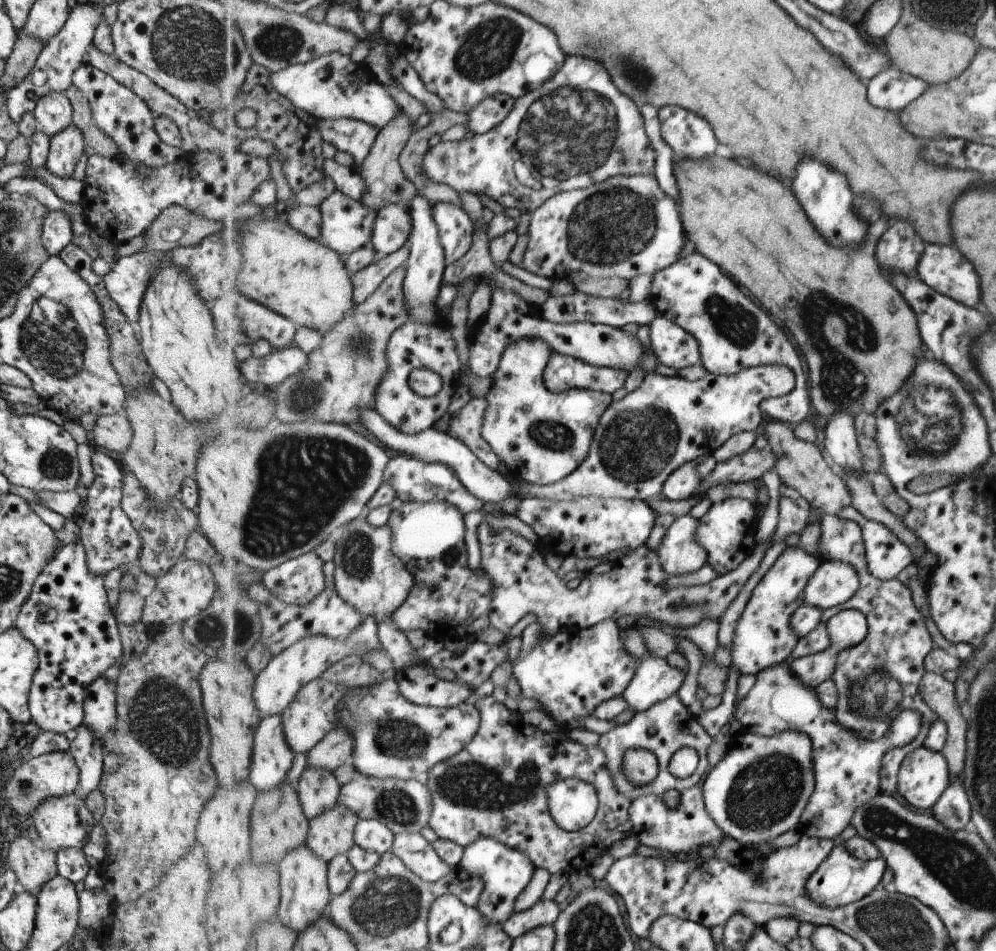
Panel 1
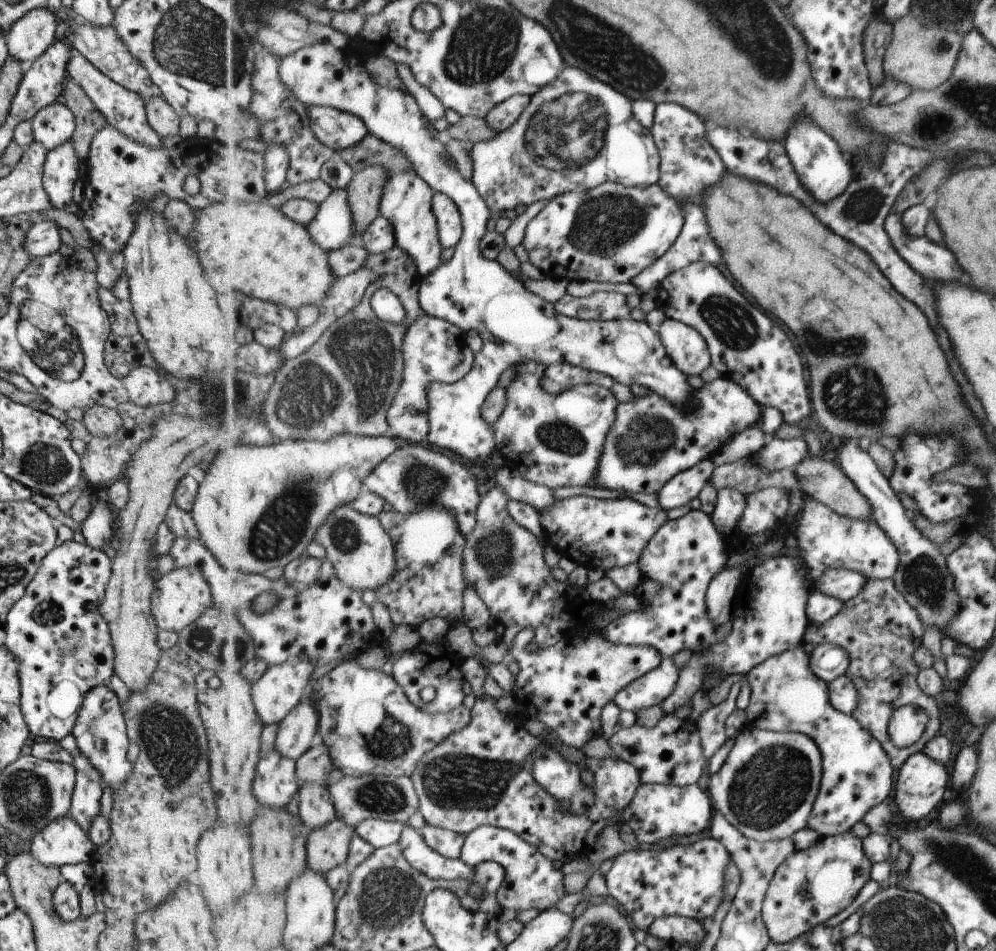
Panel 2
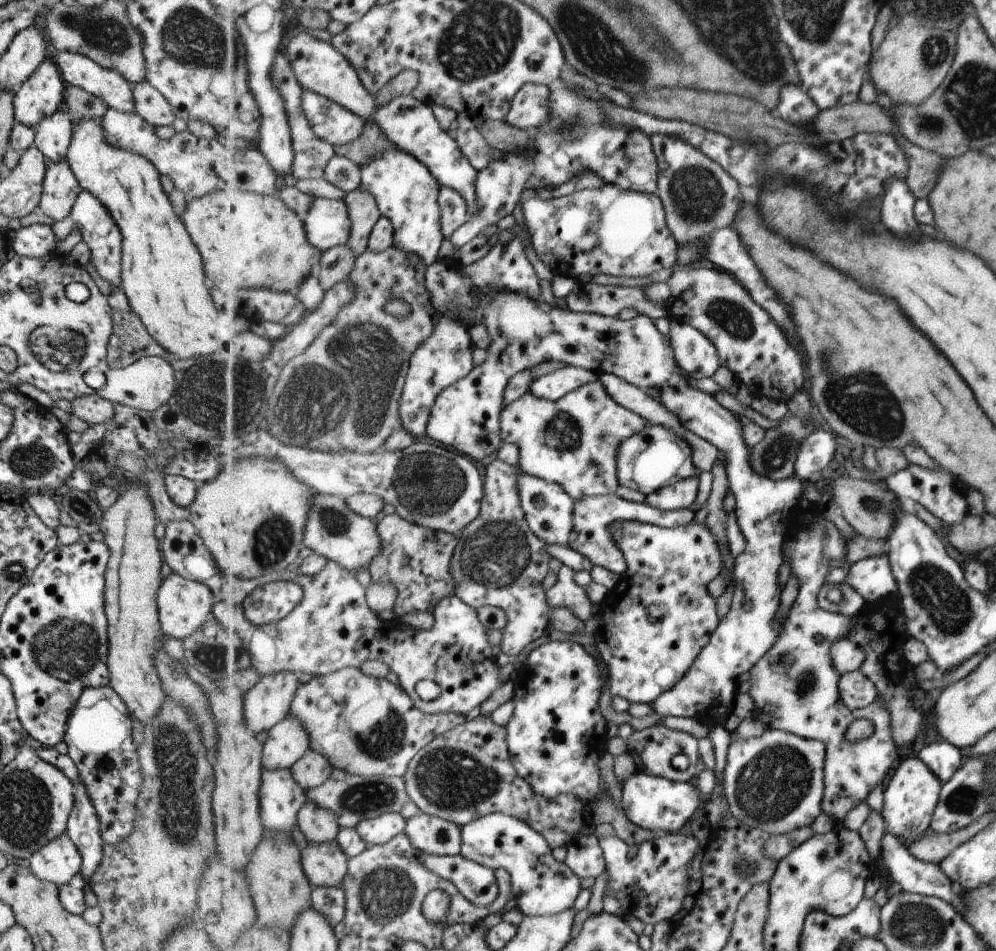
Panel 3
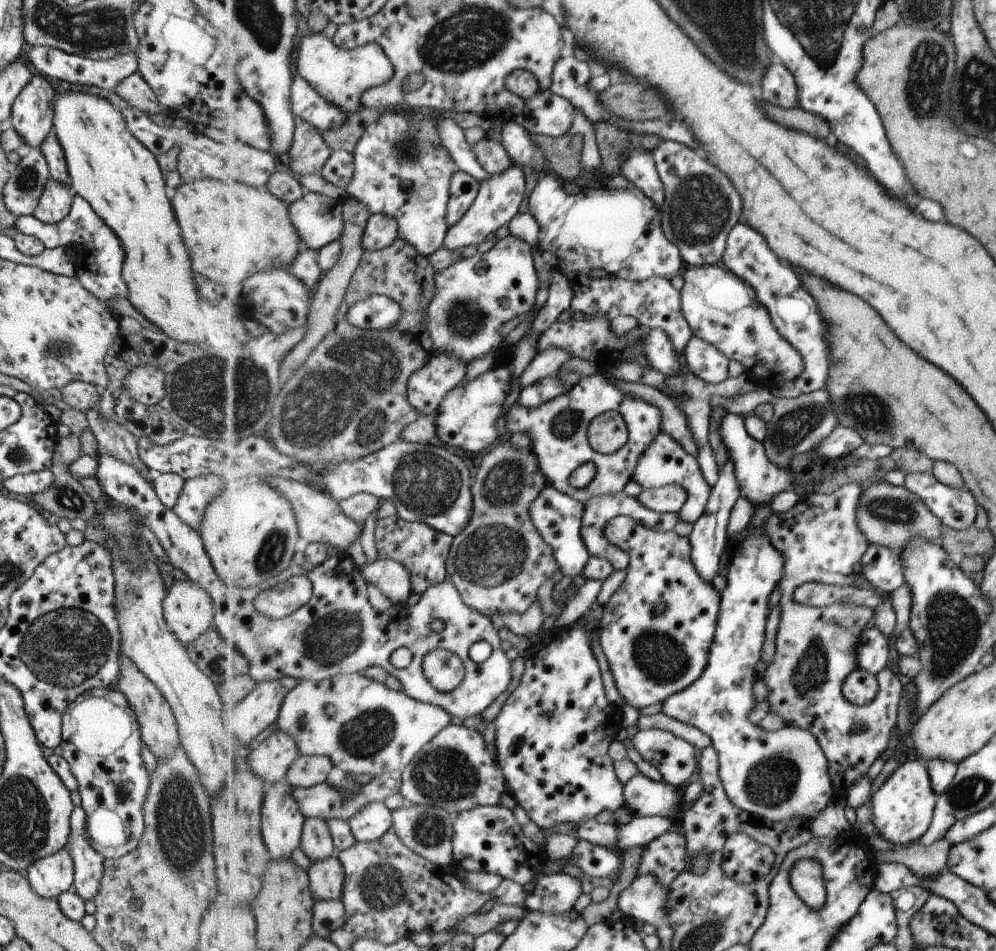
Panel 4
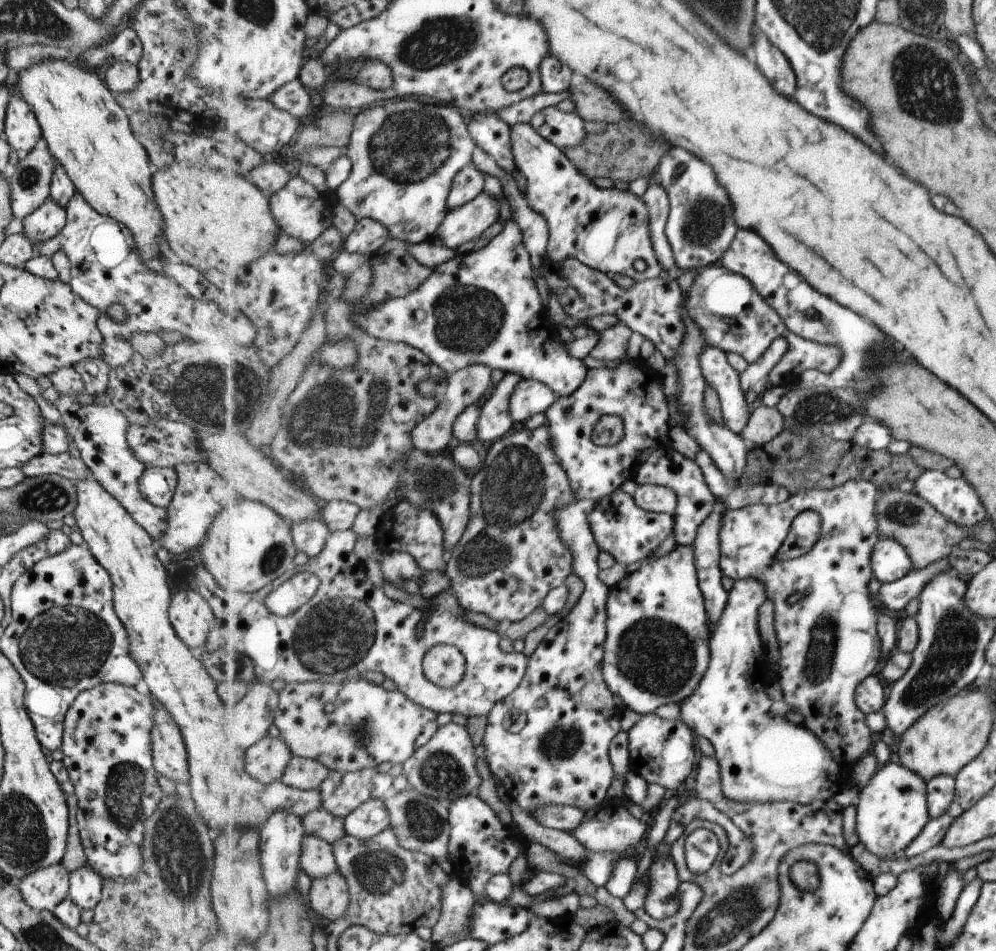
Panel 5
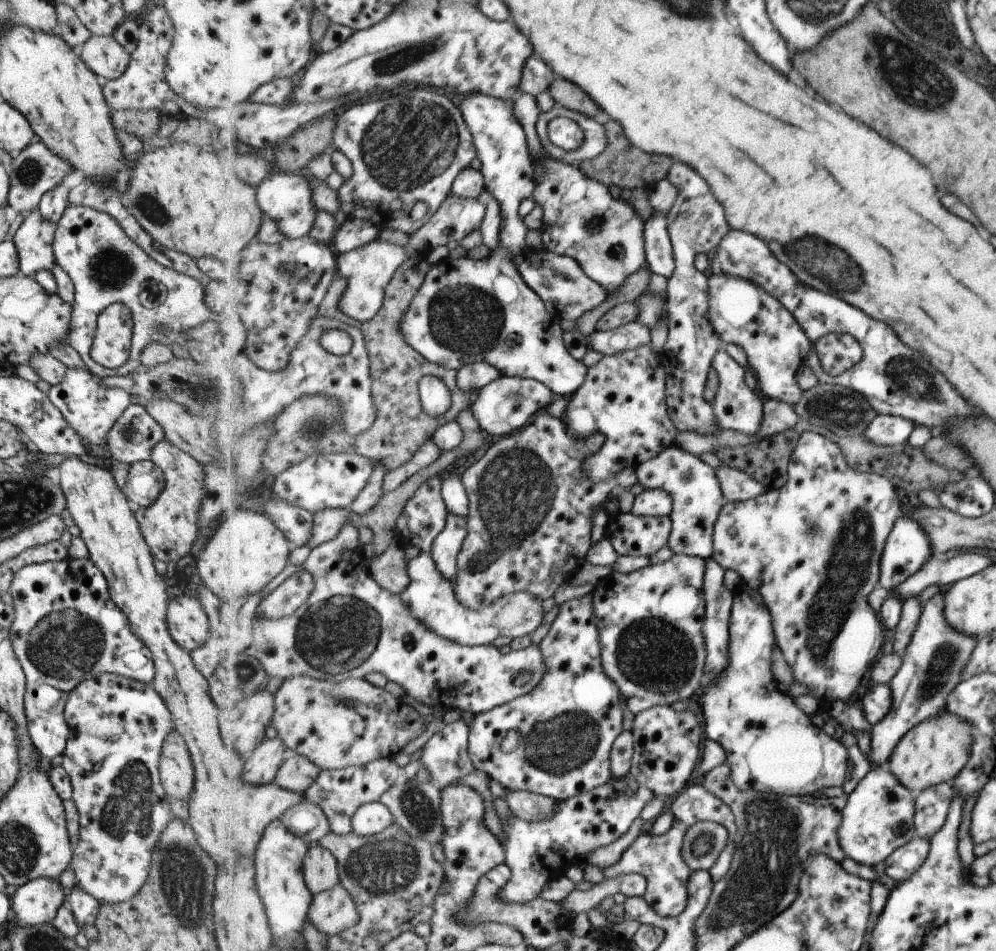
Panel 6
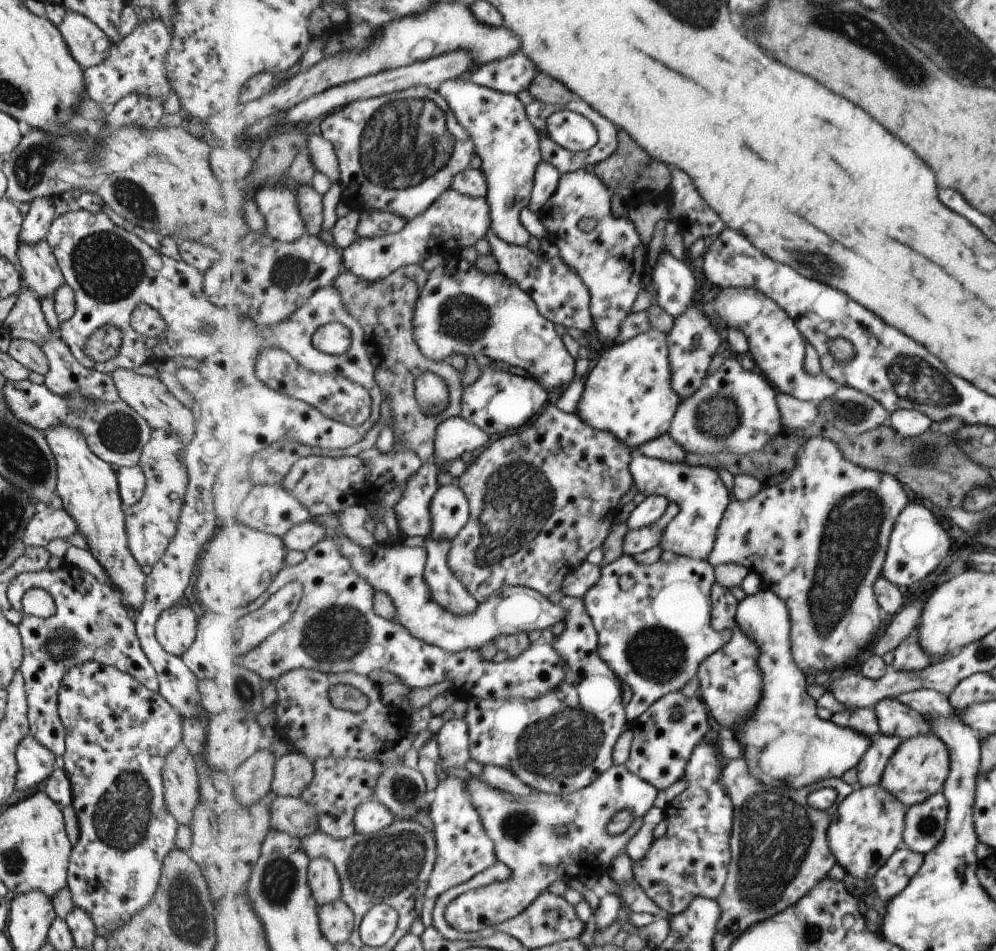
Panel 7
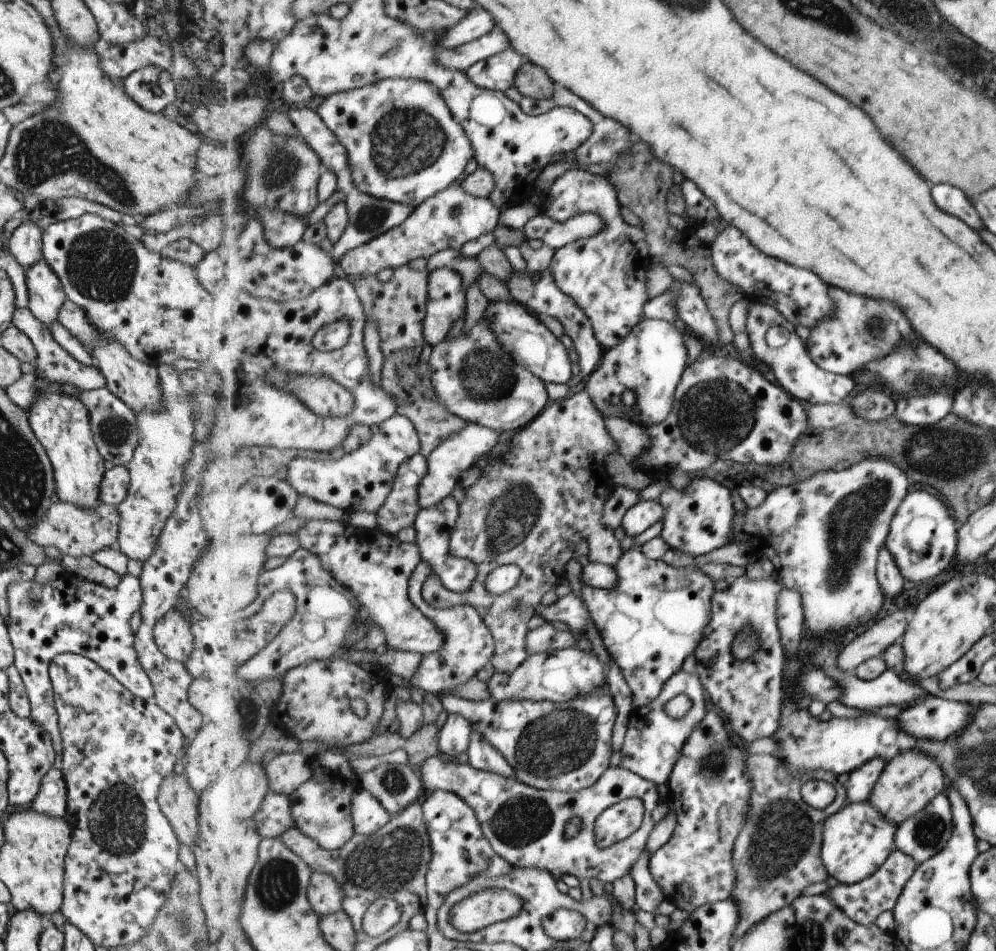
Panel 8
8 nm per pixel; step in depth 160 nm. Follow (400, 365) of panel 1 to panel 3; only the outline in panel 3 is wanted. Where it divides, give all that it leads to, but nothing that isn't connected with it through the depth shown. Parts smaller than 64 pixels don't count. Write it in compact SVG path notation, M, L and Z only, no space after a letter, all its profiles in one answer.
M440 315L436 319L436 327L431 338L414 352L410 360L408 378L400 400L400 417L403 428L412 433L416 439L423 438L427 434L432 408L441 392L466 377L474 369L473 345L466 328L467 326L453 317Z

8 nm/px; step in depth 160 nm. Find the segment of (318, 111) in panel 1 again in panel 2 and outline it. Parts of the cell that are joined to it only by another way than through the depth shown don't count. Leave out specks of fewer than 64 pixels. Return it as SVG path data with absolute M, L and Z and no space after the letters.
M321 42L318 45L307 47L301 50L298 50L295 54L285 57L280 64L280 77L282 83L287 85L290 88L290 91L297 97L307 108L309 107L333 107L339 109L340 111L354 114L359 118L362 118L365 121L365 124L368 126L371 135L375 135L377 138L384 140L385 142L391 143L396 147L399 147L403 154L409 158L411 164L414 166L415 172L432 186L432 189L437 193L445 193L447 196L452 197L456 201L457 206L460 208L462 214L462 220L464 221L464 235L460 240L460 243L456 246L454 254L451 260L448 263L442 264L432 275L423 278L423 283L420 288L420 305L424 308L424 311L431 316L448 320L450 323L457 325L459 328L464 330L475 329L480 332L480 335L483 337L483 346L475 353L475 360L473 368L461 379L453 384L449 383L433 383L431 387L428 388L428 397L430 402L430 433L428 434L427 441L433 443L437 447L441 447L445 452L450 454L455 454L457 457L461 457L467 461L469 460L487 460L489 455L493 455L496 450L496 442L494 437L493 425L488 425L481 416L481 407L485 402L485 399L491 394L491 391L501 382L502 374L508 368L513 368L519 364L527 361L535 361L538 363L543 363L546 367L551 366L552 364L561 364L569 363L577 365L578 367L583 367L584 369L589 369L590 371L597 371L609 376L612 376L617 383L624 385L639 384L646 387L648 390L655 391L661 396L670 400L673 404L682 410L686 411L689 406L689 403L692 403L692 394L694 390L687 384L686 374L675 366L673 359L668 355L668 352L665 350L665 345L661 340L660 334L658 331L653 330L650 324L647 321L637 321L630 318L619 319L616 321L598 321L595 319L578 319L575 317L566 317L560 315L554 305L548 303L545 299L542 299L540 296L534 295L528 288L522 284L521 281L518 281L499 264L497 261L489 260L484 257L483 251L481 250L480 244L483 240L485 234L487 234L487 224L492 218L492 212L489 208L489 205L485 202L485 199L481 196L481 193L477 190L476 185L472 180L467 182L461 172L458 169L453 168L451 160L443 160L443 156L447 158L450 156L445 150L445 144L439 142L438 139L433 138L433 134L427 130L427 118L424 115L423 109L420 107L420 104L416 101L416 98L409 94L409 91L405 92L402 87L398 87L395 84L390 84L389 82L381 81L380 79L373 76L368 69L366 68L366 62L359 60L357 56L353 56L348 49L338 49L335 45L331 43Z

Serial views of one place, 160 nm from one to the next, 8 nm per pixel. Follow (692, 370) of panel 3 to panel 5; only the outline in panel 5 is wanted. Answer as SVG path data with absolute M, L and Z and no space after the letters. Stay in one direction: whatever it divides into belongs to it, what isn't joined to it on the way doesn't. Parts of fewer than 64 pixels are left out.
M707 345L700 354L700 363L708 384L719 394L725 424L741 435L754 407L747 404L740 374L729 362L728 355L720 348Z

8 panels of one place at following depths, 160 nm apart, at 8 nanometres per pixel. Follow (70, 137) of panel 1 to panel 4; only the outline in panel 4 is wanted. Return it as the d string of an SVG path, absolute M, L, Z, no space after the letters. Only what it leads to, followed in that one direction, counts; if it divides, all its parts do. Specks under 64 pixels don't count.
M49 178L45 181L32 215L38 221L49 224L63 220L74 196L70 185Z

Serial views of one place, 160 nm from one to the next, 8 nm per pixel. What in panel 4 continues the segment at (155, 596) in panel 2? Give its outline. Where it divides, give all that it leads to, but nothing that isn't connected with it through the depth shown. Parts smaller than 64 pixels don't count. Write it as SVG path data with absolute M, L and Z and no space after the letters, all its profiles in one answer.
M188 580L169 585L161 601L162 615L167 628L182 642L193 642L212 624L211 597L205 589Z

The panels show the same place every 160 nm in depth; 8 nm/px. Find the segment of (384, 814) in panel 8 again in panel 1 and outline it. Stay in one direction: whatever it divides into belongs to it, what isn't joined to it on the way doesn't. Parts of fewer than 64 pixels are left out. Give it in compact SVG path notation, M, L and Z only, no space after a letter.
M361 819L356 826L356 844L380 855L392 850L395 837L395 830L377 819Z

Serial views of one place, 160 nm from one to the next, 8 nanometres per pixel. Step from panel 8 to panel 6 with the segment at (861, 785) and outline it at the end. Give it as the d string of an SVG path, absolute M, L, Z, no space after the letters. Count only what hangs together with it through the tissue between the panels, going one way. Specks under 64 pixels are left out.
M944 592L936 593L924 603L916 631L909 640L901 663L889 680L891 708L889 714L872 727L872 746L869 758L875 768L887 767L896 745L917 724L936 716L947 707L947 697L963 679L965 664L976 648L977 638L953 630L944 617Z

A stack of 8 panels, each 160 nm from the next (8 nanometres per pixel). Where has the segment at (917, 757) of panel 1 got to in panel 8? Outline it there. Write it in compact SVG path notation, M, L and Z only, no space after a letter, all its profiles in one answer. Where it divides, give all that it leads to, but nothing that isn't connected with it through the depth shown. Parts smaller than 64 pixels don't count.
M848 802L824 824L822 859L831 880L852 885L863 882L879 870L895 847L896 824L892 823L872 802Z

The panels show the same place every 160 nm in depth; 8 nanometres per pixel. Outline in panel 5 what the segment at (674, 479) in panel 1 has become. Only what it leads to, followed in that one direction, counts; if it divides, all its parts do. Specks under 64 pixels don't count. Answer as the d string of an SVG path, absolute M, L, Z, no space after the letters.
M640 485L634 499L643 510L674 516L679 496L675 490L663 485Z

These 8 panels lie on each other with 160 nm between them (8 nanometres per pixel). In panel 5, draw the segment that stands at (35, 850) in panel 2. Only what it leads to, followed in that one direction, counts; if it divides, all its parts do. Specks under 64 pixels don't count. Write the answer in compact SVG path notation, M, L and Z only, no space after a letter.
M62 861L38 868L24 876L18 885L19 895L35 911L49 911L57 906L68 891L68 872Z

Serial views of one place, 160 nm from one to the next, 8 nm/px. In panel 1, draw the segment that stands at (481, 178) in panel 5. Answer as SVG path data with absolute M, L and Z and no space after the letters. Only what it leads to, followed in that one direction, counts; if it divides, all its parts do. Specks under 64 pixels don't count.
M438 202L433 207L441 244L446 254L446 264L455 264L461 260L473 244L475 226L473 220L460 206Z

